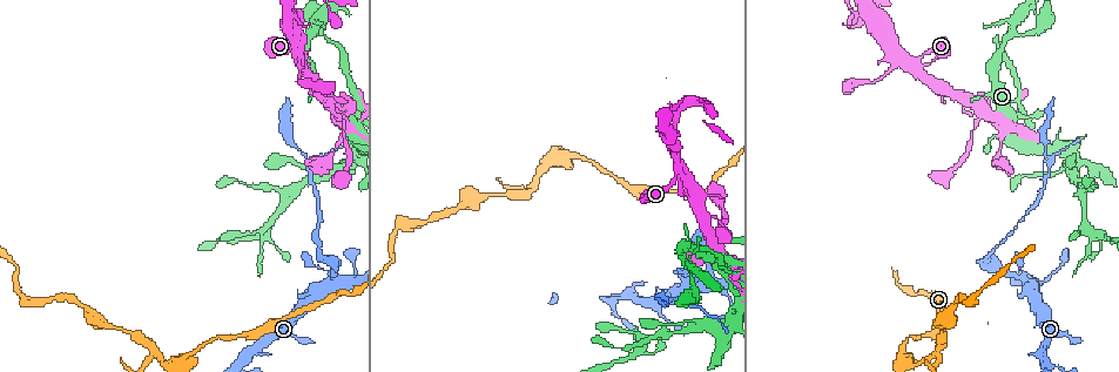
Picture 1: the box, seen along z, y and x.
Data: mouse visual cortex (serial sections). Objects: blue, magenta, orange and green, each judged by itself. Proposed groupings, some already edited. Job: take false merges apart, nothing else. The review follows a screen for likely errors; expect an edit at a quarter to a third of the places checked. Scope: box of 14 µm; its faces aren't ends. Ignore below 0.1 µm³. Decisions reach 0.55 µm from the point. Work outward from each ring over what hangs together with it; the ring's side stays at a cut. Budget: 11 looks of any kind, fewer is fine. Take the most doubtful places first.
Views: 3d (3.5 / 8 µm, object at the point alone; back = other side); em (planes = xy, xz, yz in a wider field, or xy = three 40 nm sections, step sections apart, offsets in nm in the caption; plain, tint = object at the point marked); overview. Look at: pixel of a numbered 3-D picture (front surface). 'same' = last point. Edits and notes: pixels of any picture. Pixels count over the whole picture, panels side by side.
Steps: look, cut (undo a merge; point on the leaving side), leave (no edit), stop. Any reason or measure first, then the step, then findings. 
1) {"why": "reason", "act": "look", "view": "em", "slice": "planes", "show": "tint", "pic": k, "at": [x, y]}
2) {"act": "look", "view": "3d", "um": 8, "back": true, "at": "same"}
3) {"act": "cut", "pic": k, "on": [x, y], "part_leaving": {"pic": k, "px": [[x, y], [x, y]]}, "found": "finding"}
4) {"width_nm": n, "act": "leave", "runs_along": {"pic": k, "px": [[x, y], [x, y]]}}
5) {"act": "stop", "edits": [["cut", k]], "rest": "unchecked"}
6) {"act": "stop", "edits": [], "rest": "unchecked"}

{"why": "a narrow waist", "act": "look", "view": "3d", "um": 3.5, "pic": 1, "at": [934, 353]}

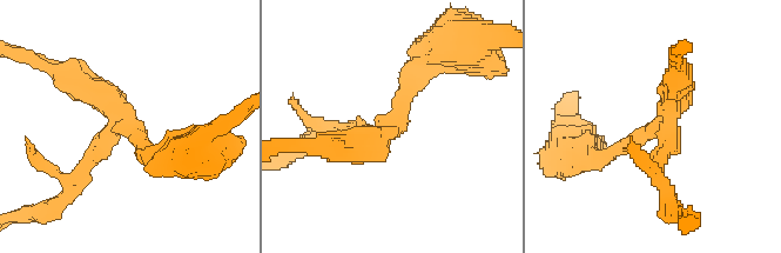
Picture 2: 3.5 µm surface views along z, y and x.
{"arms": 3, "arm_widths_nm": [200, 200, 350], "why": "shape alone is not enough", "act": "look", "view": "em", "slice": "xy", "step": 5, "show": "tint", "pic": 2, "at": [121, 125]}

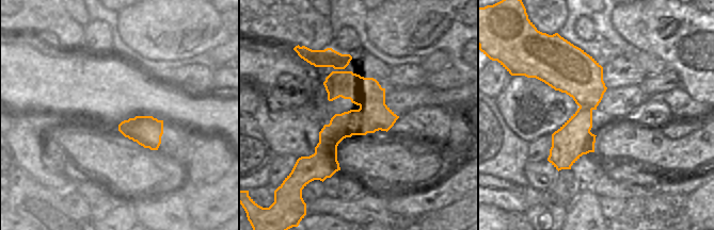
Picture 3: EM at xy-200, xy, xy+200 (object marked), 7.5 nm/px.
{"act": "cut", "pic": 2, "on": [364, 157], "part_leaving": {"pic": 2, "px": [[120, 117], [98, 91], [29, 59]]}, "found": "two cells meet here"}

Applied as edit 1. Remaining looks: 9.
{"why": "three arms meet", "act": "look", "view": "3d", "um": 3.5, "pic": 1, "at": [893, 62]}

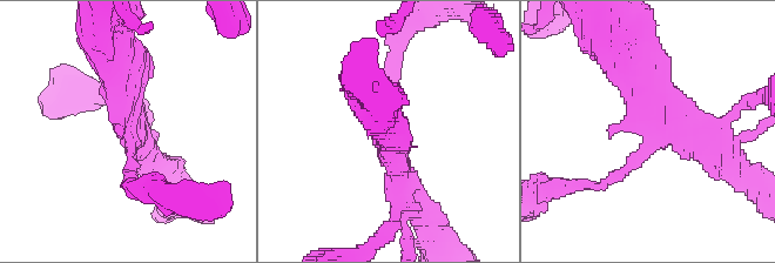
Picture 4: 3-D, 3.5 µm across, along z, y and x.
{"why": "shape alone is not enough", "act": "look", "view": "em", "slice": "xy", "step": 1, "show": "tint", "pic": 4, "at": [131, 136]}

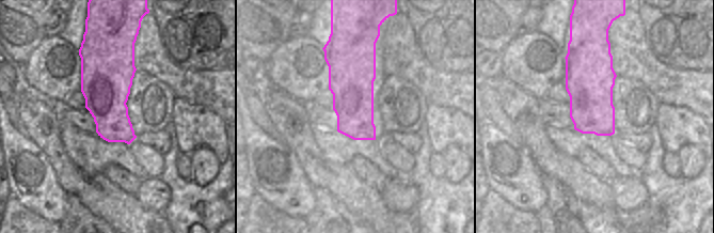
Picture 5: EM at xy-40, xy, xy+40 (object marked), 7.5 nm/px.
{"act": "look", "view": "em", "slice": "planes", "show": "tint", "at": "same"}

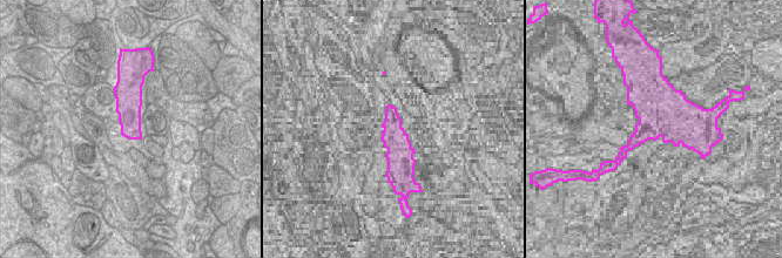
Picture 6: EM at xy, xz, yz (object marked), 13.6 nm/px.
{"arm_widths_nm": [150, 300, 450], "act": "leave", "runs_along": {"pic": 4, "px": [[727, 120], [682, 123], [594, 184]]}, "found": "continuous, no second cell"}

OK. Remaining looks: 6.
{"why": "abrupt turn", "act": "look", "view": "3d", "um": 3.5, "pic": 1, "at": [1016, 101]}

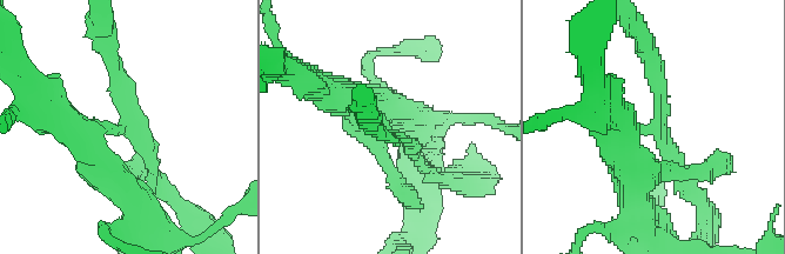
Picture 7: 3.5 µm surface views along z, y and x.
{"why": "shape alone is not enough", "act": "look", "view": "em", "slice": "xy", "step": 3, "show": "tint", "pic": 7, "at": [124, 126]}

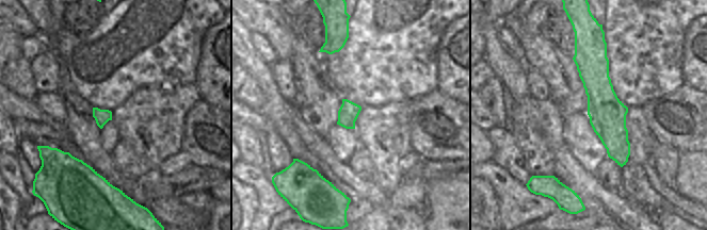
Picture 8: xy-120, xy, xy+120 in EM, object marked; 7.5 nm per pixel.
{"act": "cut", "pic": 7, "on": [148, 135], "part_leaving": {"pic": 7, "px": [[116, 128], [127, 118], [106, 34]]}, "found": "a second cell is stuck on"}

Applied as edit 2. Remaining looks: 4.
{"why": "sharp bend", "act": "look", "view": "3d", "um": 3.5, "pic": 1, "at": [703, 242]}

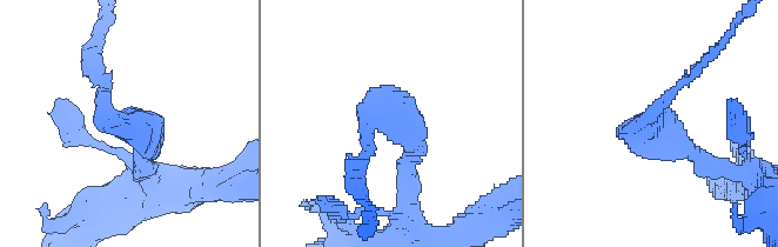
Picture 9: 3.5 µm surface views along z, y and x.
{"act": "cut", "pic": 9, "on": [99, 79], "part_leaving": {"pic": 9, "px": [[111, 112], [88, 65], [100, 33]]}, "found": "two cells meet here"}

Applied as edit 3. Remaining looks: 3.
{"act": "stop", "edits": [["cut", 2], ["cut", 7], ["cut", 9]], "rest": "unchecked"}

